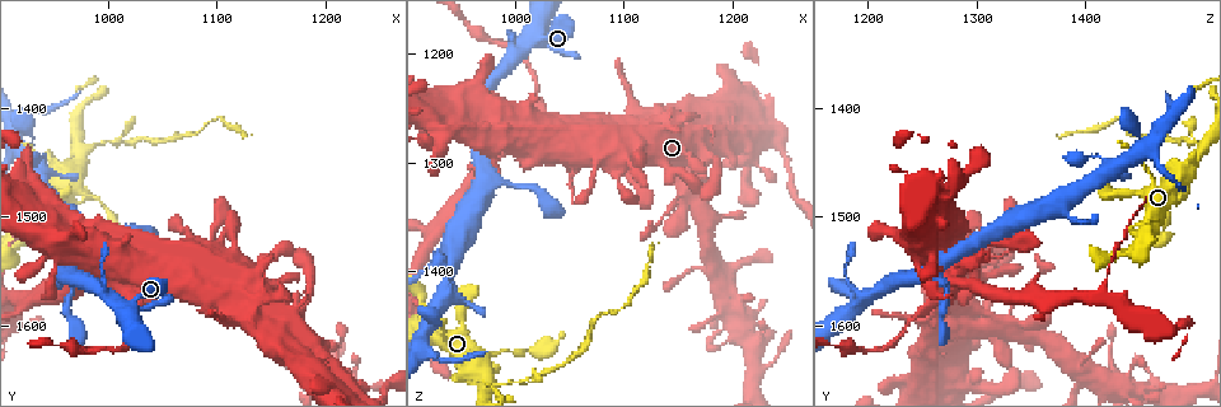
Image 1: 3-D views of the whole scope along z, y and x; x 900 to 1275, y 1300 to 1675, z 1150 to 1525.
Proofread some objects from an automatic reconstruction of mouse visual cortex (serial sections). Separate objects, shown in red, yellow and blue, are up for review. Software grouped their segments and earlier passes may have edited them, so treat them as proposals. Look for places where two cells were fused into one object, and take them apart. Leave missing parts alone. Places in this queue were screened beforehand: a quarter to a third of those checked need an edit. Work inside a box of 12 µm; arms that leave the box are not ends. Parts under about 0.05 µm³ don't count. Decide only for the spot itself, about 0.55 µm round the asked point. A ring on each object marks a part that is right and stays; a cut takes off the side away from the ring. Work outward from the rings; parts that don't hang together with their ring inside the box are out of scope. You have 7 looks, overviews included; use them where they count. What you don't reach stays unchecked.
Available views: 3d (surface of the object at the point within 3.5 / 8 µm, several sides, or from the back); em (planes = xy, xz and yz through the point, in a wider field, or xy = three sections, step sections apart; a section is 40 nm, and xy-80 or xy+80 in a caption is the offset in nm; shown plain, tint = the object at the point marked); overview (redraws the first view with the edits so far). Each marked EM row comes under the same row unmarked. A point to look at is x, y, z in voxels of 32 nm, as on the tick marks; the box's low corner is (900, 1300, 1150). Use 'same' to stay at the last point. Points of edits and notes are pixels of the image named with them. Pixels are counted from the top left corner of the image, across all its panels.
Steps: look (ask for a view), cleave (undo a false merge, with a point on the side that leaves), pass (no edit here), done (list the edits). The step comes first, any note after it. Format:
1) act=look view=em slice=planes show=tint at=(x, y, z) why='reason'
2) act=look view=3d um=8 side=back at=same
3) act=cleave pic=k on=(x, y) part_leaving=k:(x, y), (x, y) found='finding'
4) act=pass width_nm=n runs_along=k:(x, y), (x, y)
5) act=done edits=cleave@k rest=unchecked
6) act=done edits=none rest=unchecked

act=look view=3d um=3.5 at=(1136, 1600, 1258) why='abrupt turn'

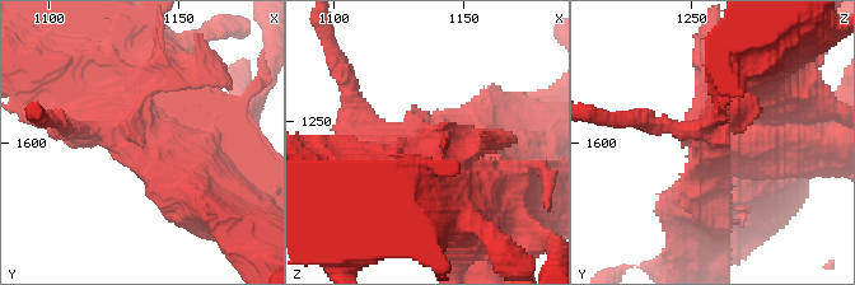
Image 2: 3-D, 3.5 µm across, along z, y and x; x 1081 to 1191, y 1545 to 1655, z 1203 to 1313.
act=look view=em slice=planes show=tint at=(1134, 1601, 1259) arm_widths_nm=350,800 why='shape alone is not enough'

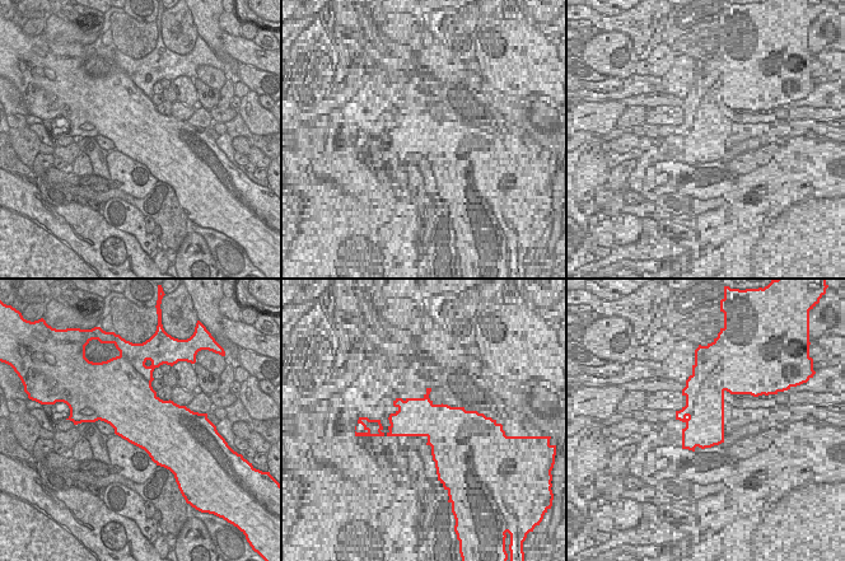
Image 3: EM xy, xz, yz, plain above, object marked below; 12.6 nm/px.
act=pass width_nm=700 runs_along=2:(178, 112), (174, 140), (120, 155) found='one cell here'

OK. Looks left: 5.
act=look view=3d um=3.5 at=(1208, 1654, 1286) why='sharp bend'

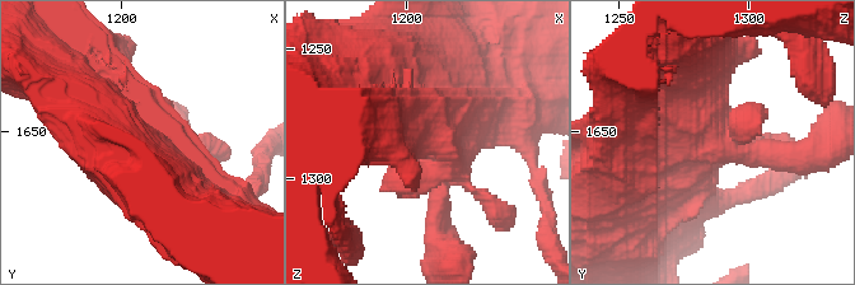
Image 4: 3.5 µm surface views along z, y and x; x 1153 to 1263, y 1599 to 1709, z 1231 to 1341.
act=look view=em slice=xy step=5 show=tint at=same why='now the EM'

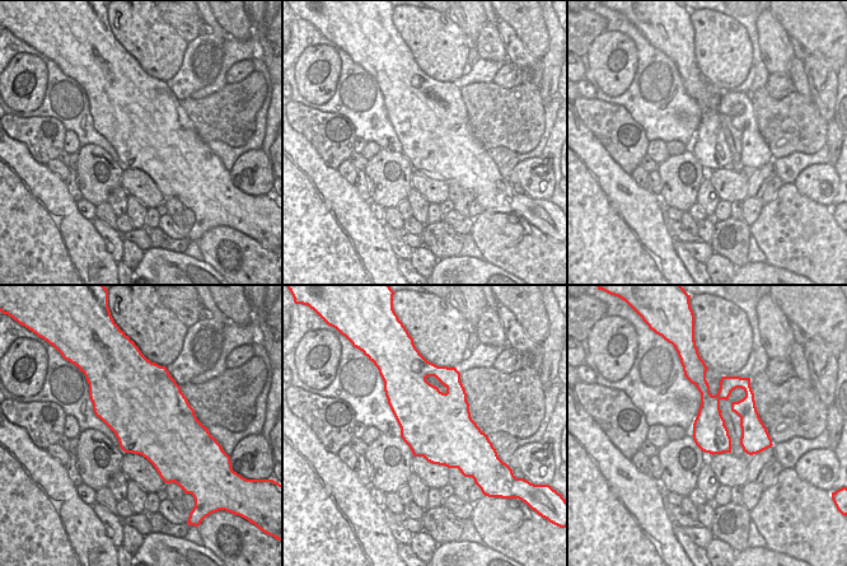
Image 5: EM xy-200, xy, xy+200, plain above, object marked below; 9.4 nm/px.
act=pass runs_along=4:(103, 74), (194, 183), (216, 195) found='continuous, no second cell'

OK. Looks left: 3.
act=look view=3d um=8 at=(944, 1482, 1384)

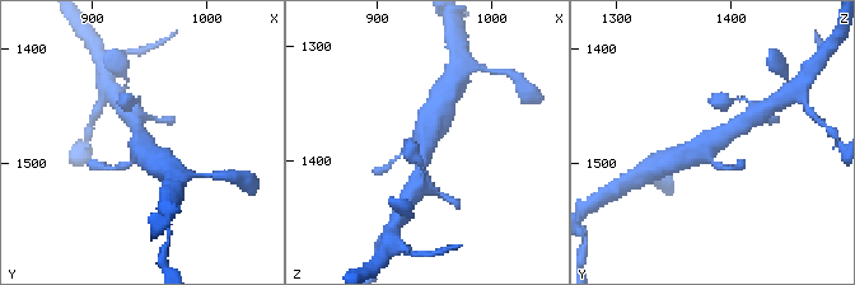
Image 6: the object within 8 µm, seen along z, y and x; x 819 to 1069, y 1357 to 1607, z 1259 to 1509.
act=look view=em slice=xy step=3 show=tint at=(942, 1482, 1382)

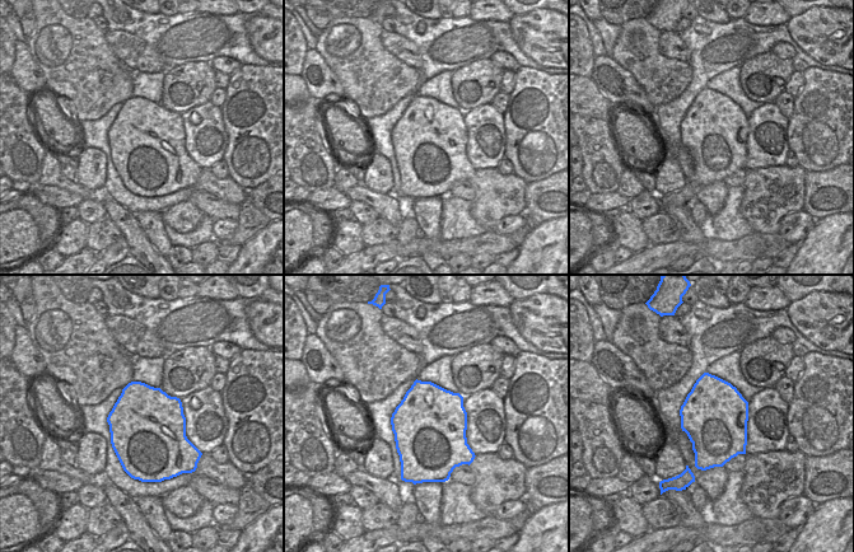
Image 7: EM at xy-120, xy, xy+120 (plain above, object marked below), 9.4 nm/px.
act=pass runs_along=6:(672, 162), (702, 149), (733, 130) found='continuous, no second cell'

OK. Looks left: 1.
act=done edits=none rest=unchecked

